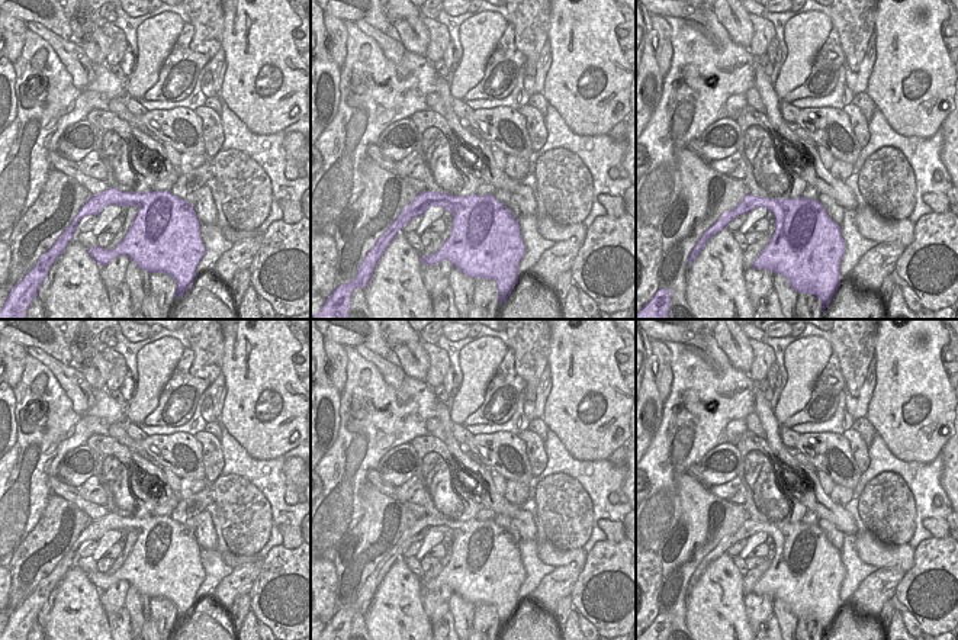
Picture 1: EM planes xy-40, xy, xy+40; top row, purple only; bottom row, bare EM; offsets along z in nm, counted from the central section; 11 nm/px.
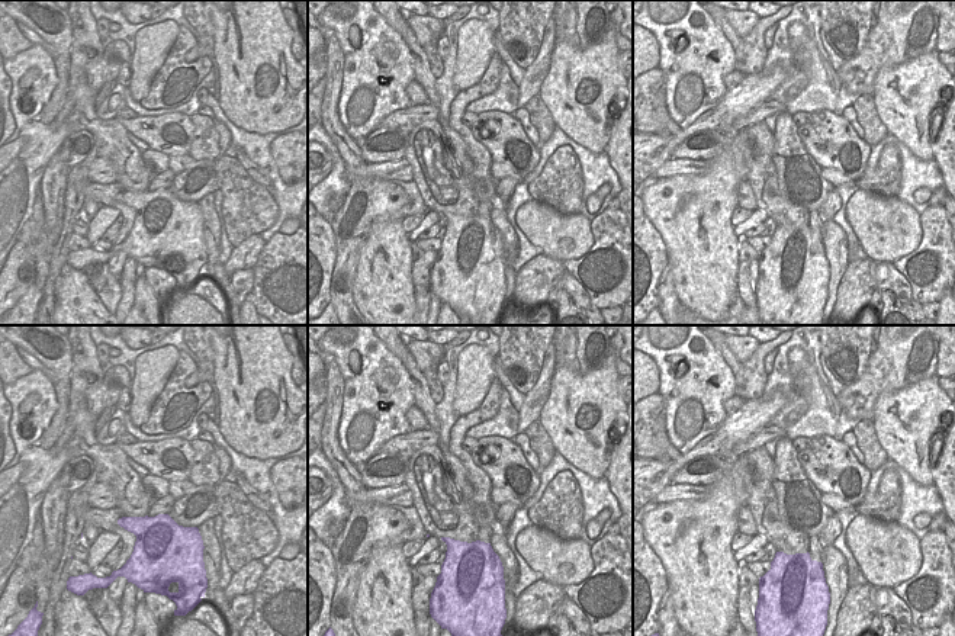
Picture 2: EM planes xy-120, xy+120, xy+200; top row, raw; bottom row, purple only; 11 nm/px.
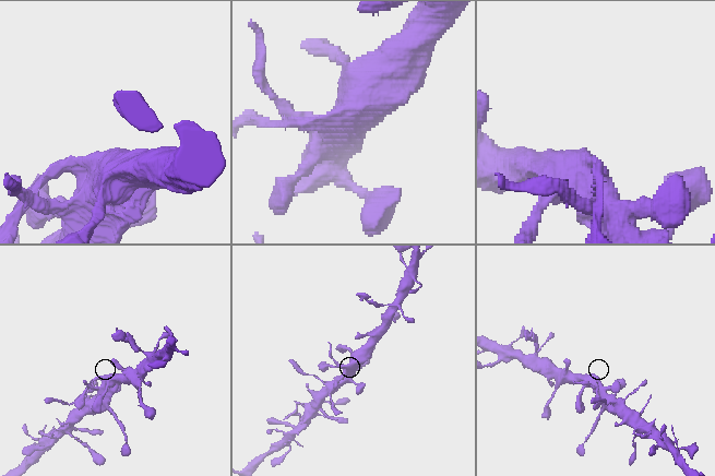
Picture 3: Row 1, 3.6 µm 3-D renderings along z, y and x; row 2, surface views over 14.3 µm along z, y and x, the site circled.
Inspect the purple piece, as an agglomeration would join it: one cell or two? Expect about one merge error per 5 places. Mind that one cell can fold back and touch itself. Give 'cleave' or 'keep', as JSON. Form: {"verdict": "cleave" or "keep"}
{"verdict": "keep"}

